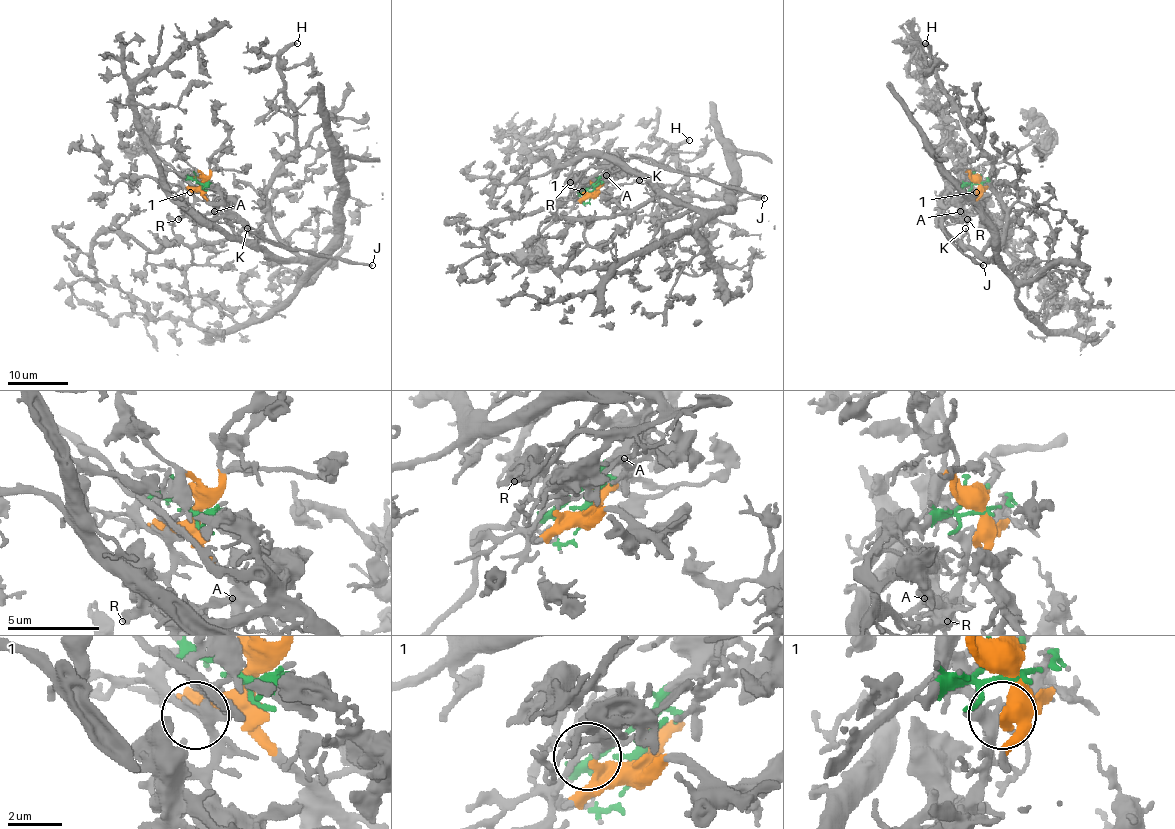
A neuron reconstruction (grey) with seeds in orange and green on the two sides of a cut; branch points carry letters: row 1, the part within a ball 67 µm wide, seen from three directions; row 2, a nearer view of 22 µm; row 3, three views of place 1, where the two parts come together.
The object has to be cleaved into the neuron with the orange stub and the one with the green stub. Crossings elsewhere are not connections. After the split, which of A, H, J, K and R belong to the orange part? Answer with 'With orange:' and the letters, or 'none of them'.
With orange: H, K

